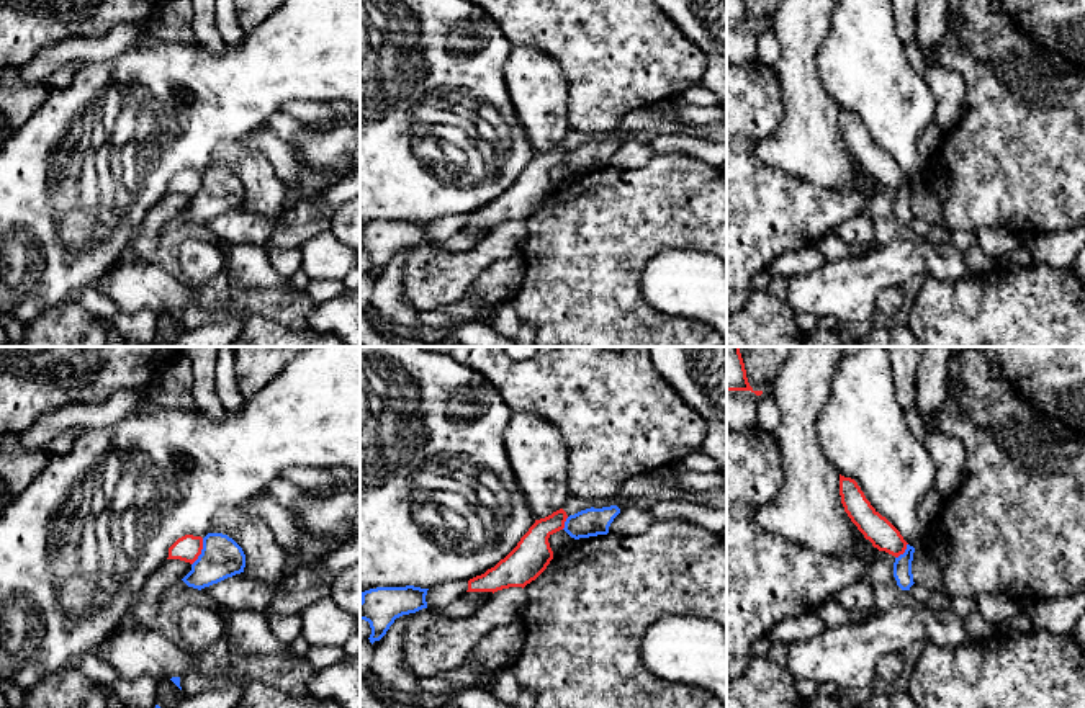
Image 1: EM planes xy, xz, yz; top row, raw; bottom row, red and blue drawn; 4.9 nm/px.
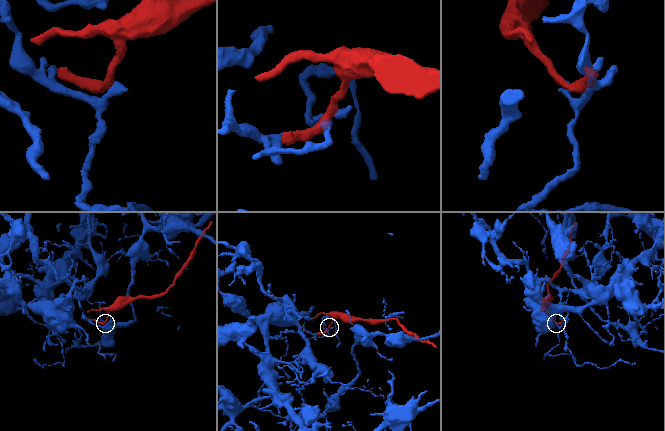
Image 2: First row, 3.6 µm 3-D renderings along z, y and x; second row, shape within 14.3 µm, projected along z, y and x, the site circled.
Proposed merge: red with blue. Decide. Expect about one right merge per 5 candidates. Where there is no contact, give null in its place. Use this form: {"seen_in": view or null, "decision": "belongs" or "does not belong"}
{"seen_in": "xy", "decision": "does not belong"}

